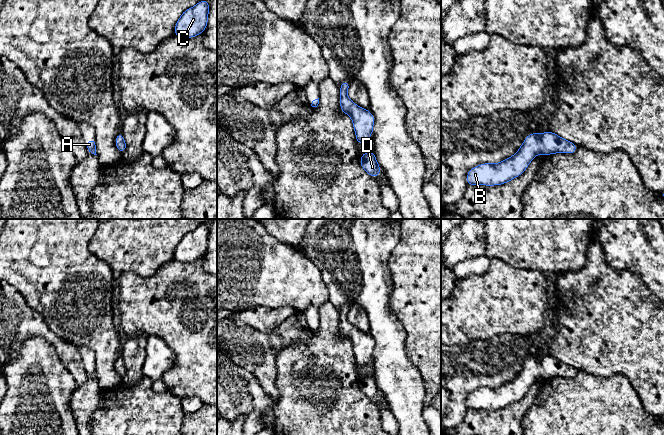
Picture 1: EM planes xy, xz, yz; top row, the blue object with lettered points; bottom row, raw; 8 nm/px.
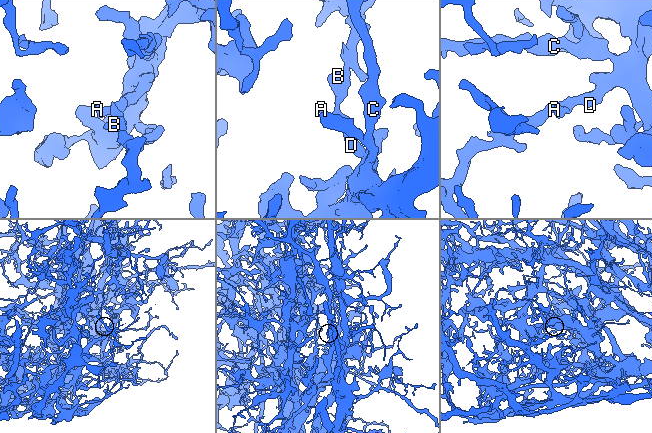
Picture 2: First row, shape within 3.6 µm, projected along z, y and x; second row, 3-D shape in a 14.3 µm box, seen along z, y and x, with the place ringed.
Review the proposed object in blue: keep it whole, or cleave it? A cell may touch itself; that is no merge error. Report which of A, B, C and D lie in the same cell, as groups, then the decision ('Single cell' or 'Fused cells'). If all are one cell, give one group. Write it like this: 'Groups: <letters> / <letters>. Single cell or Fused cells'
Groups: A B C D. Single cell

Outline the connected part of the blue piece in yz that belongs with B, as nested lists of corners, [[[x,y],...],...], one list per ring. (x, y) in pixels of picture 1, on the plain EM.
[[[546,354],[542,359],[529,358],[513,381],[499,387],[483,387],[467,397],[468,409],[501,409],[524,397],[532,383],[542,377],[544,380],[554,377],[573,378],[578,370]]]

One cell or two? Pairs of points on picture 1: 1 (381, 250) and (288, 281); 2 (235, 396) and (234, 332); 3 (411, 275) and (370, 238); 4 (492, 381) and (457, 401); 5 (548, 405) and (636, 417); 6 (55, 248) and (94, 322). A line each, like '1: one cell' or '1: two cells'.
1: two cells
2: two cells
3: two cells
4: one cell
5: one cell
6: one cell

